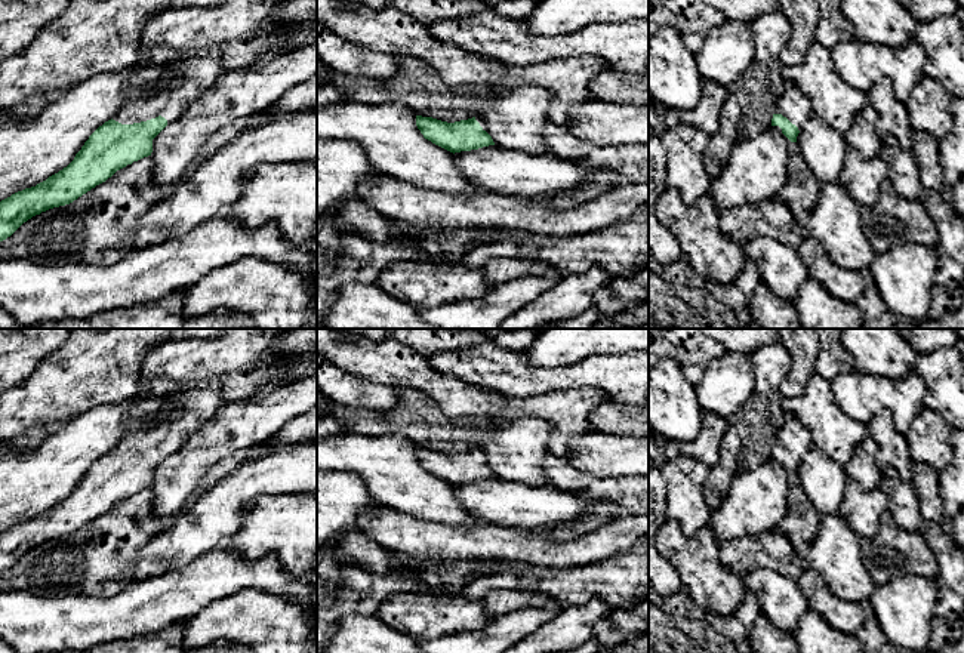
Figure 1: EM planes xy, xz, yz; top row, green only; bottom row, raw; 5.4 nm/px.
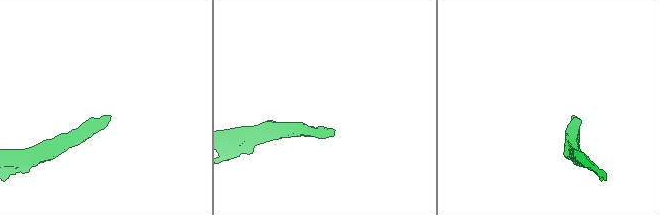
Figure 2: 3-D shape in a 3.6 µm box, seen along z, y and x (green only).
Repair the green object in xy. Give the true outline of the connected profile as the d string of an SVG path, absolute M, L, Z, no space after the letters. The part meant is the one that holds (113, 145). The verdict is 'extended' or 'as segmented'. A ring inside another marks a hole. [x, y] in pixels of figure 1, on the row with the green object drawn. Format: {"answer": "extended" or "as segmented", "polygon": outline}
{"answer": "extended", "polygon": "M209 49L191 56L181 64L173 65L169 70L170 76L155 87L151 96L136 101L126 101L111 120L105 121L89 136L89 139L84 142L81 150L76 154L74 160L67 167L49 176L46 181L37 184L36 187L18 191L0 201L0 241L10 237L24 222L27 222L33 216L40 215L41 212L46 212L49 209L73 203L96 185L105 182L117 170L126 167L127 164L132 164L133 161L151 155L155 136L167 124L175 121L204 89L216 81L216 78L224 71L225 70L221 65L221 52L218 49Z"}

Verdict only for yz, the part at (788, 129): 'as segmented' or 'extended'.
extended

